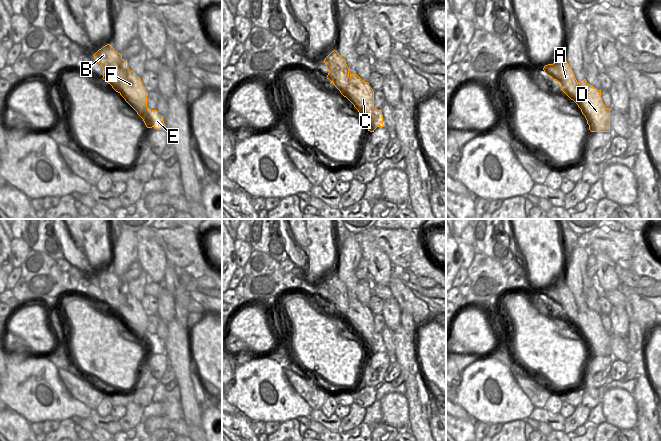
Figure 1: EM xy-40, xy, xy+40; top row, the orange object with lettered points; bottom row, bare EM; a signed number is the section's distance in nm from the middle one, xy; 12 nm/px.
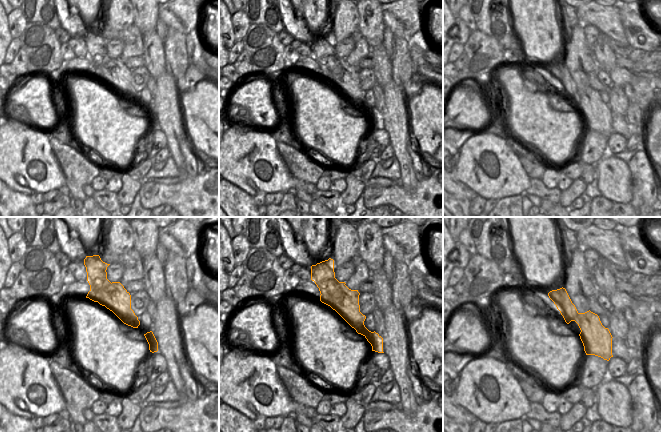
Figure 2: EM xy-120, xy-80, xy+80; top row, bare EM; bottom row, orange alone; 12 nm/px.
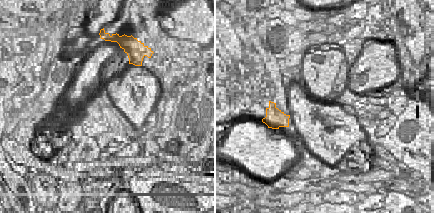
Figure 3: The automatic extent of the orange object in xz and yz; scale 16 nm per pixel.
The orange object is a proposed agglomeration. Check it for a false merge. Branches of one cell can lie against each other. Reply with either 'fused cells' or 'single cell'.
fused cells

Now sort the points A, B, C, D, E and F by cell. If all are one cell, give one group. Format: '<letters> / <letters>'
A B / C D E F

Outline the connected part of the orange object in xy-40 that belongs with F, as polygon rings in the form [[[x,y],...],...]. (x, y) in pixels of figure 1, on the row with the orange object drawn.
[[[129,68],[123,72],[123,80],[119,84],[119,94],[143,119],[147,128],[154,127],[157,130],[164,130],[165,124],[158,111],[147,107],[147,95],[141,78]]]

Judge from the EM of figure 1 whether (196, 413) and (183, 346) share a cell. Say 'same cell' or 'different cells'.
same cell

